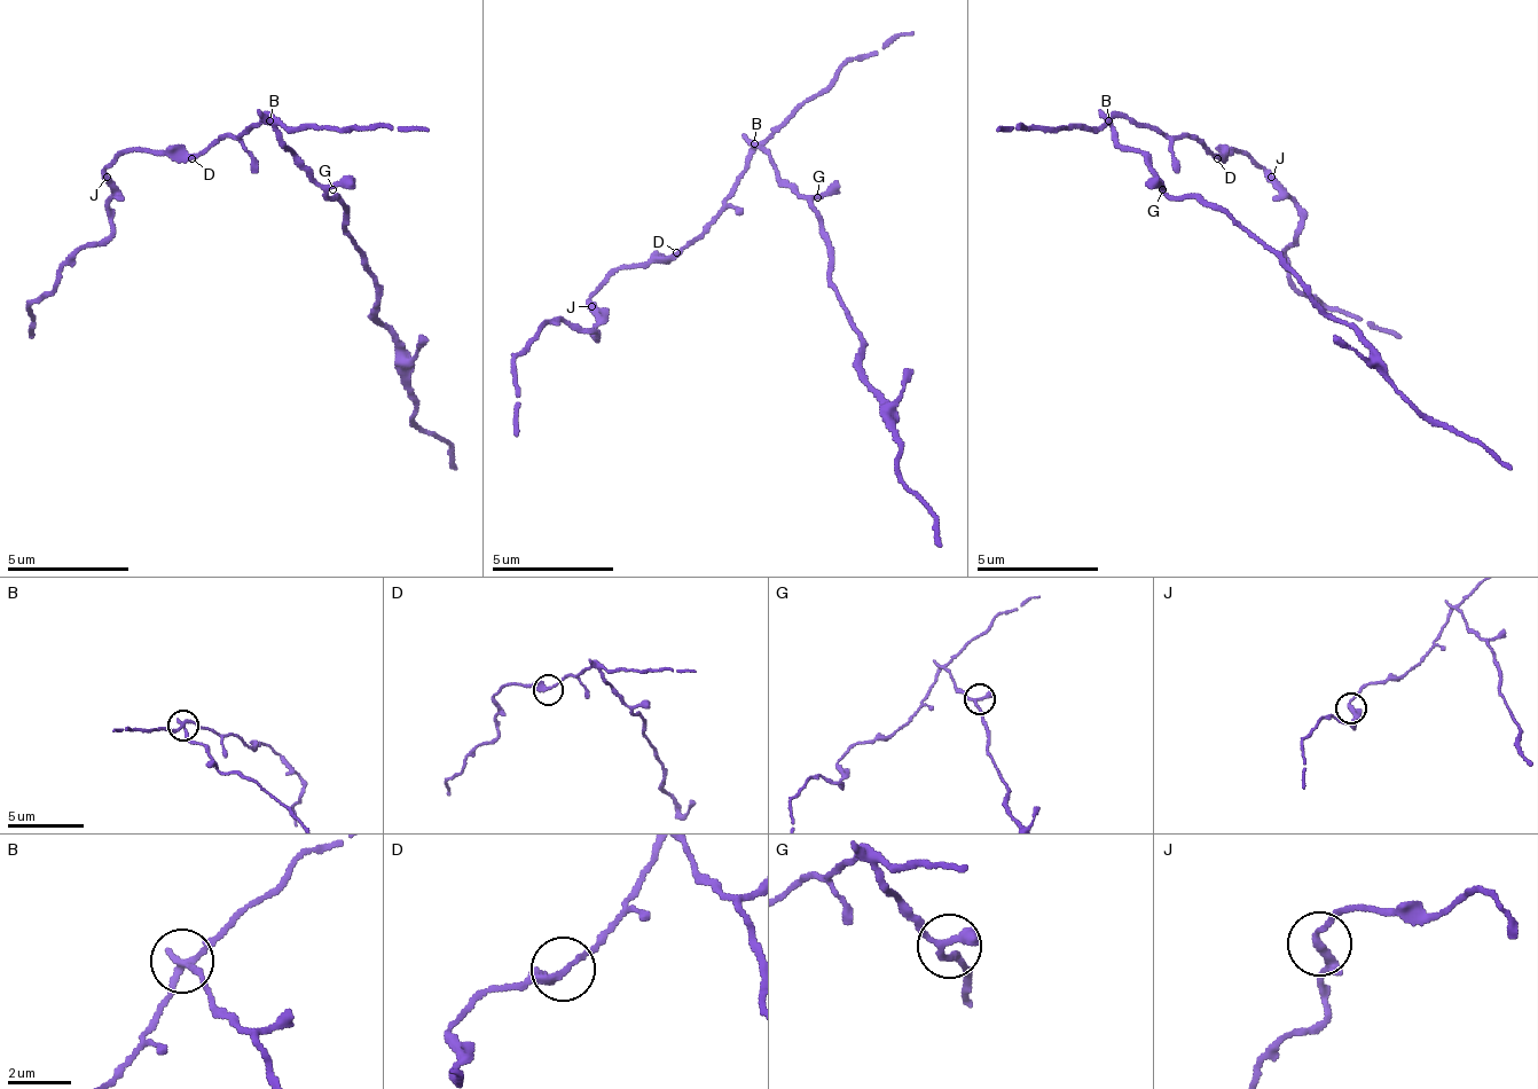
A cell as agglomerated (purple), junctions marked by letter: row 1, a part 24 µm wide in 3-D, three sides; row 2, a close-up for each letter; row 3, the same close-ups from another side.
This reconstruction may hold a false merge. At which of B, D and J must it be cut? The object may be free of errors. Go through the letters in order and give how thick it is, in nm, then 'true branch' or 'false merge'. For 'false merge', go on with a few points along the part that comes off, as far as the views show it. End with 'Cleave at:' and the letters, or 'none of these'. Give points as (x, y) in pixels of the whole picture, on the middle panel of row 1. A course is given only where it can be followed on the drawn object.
B: 200 nm | false merge | (756, 142), (811, 203), (829, 276), (860, 331), (860, 374), (878, 392), (896, 460), (939, 545)
D: 280 nm | true branch
J: 200 nm | true branch
Cleave at: B

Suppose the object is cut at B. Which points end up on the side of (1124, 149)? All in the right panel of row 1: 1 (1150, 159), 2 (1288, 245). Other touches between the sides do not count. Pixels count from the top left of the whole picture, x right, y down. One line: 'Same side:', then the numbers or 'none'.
Same side: 1

